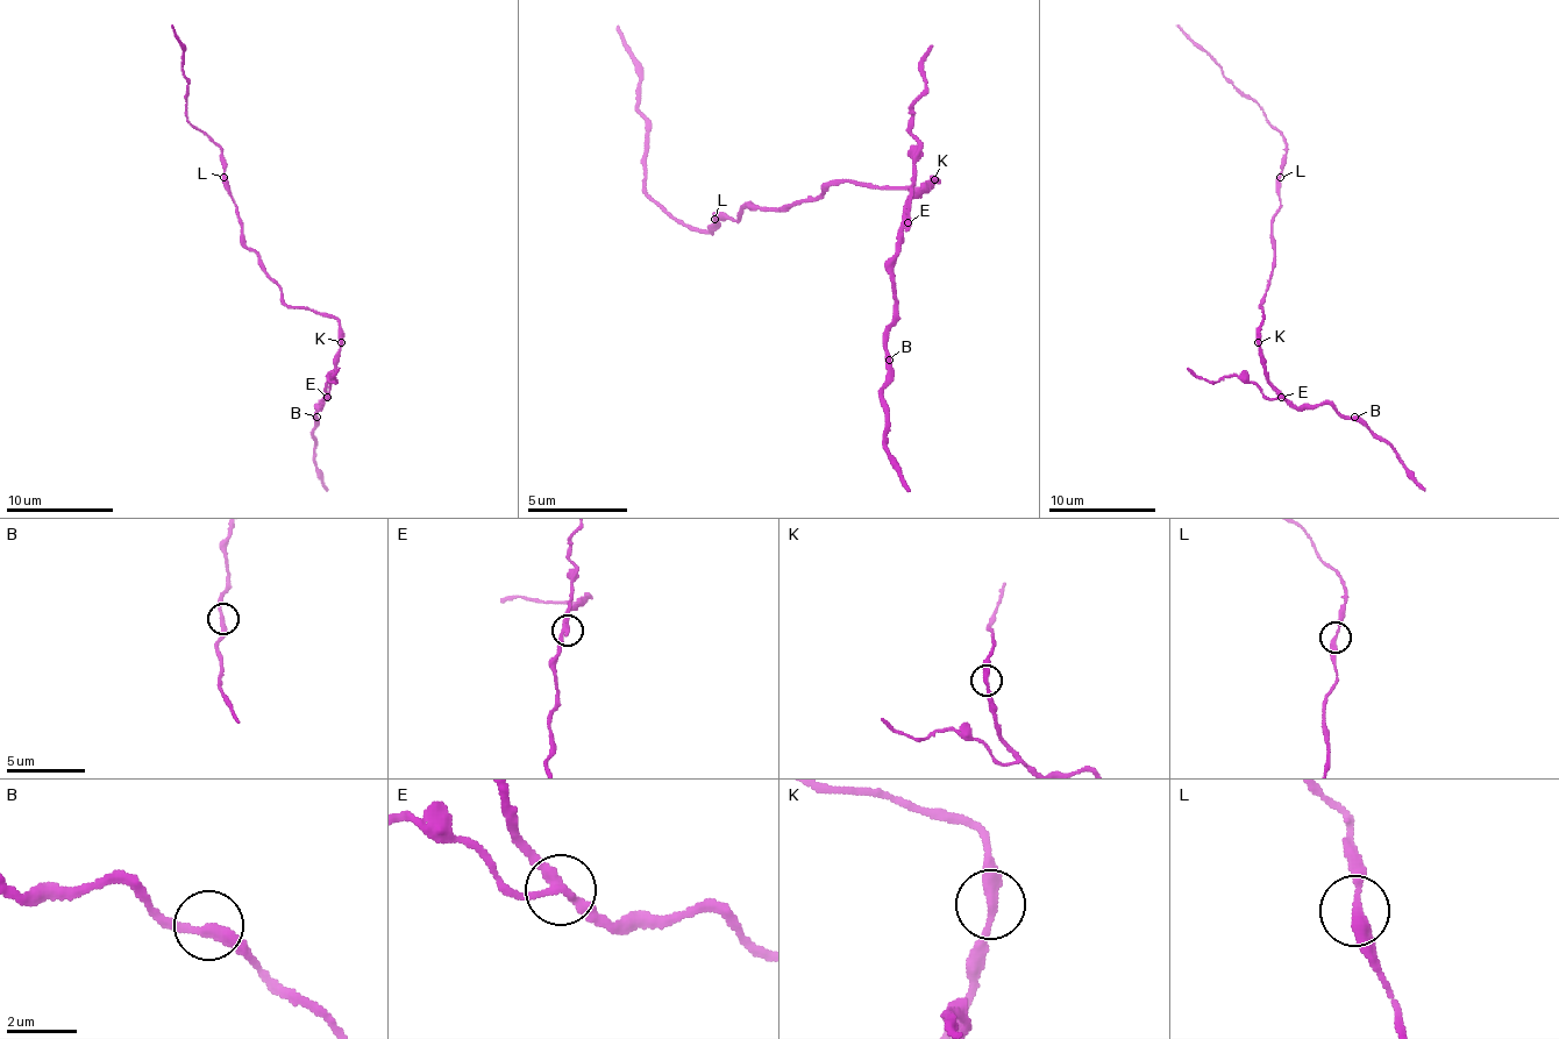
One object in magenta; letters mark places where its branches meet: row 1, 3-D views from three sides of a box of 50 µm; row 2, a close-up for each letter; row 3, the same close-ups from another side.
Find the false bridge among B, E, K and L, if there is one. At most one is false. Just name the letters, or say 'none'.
E

